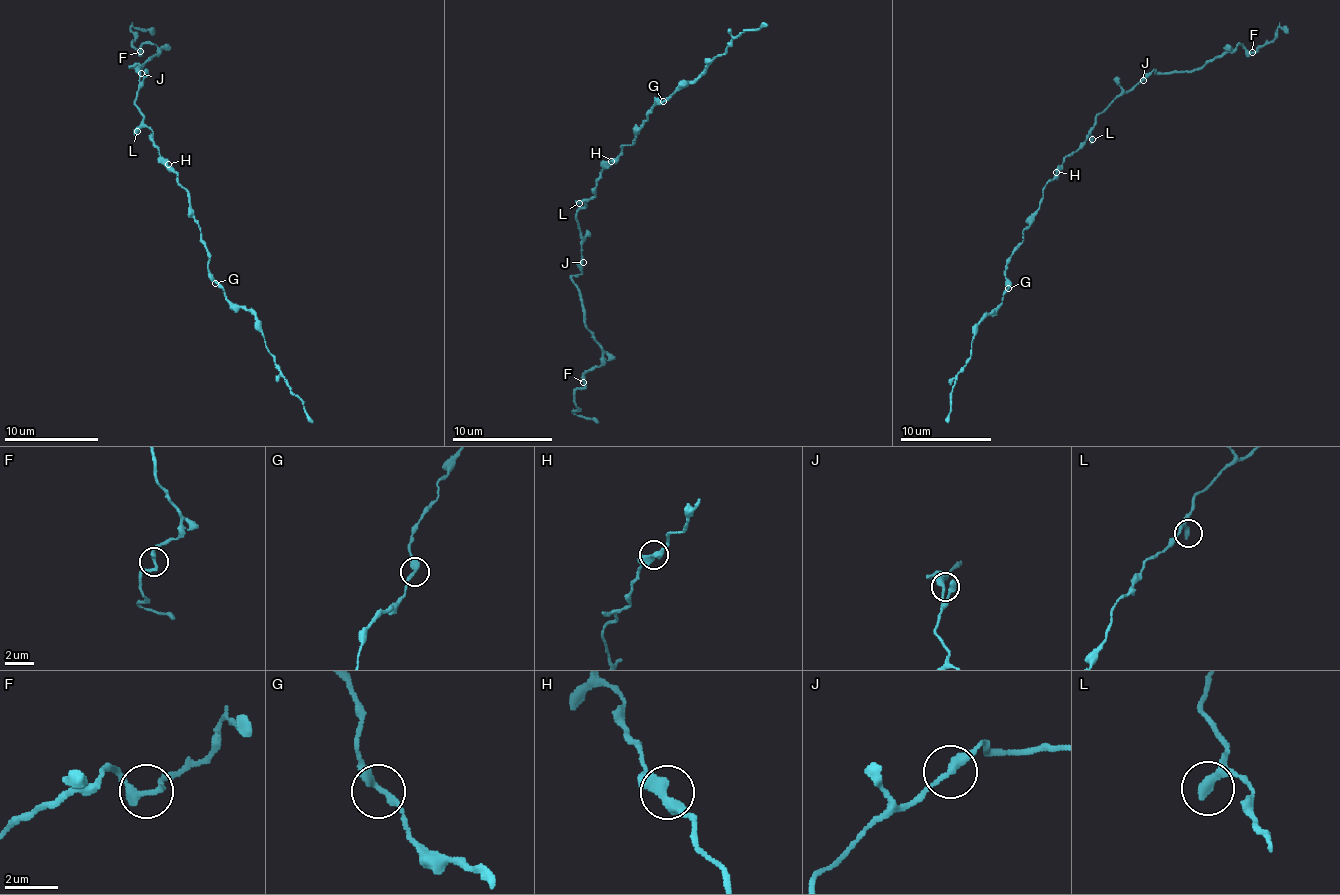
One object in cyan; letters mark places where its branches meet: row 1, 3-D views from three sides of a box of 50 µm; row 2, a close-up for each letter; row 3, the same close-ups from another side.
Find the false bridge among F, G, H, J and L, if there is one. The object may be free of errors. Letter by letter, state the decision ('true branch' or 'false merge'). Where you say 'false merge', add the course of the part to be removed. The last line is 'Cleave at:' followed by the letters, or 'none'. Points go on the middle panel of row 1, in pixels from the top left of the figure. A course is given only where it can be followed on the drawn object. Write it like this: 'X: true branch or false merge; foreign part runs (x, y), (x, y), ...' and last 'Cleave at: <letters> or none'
F: false merge; foreign part runs (583, 383), (575, 393), (577, 412), (597, 422)
G: true branch
H: true branch
J: true branch
L: true branch
Cleave at: F

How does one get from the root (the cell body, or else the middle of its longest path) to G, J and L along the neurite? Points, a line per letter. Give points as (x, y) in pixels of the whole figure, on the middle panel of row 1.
G: (609, 163), (624, 144), (634, 141), (640, 127), (652, 110), (655, 99), (663, 101)
J: (609, 163), (596, 182), (594, 195), (576, 215), (583, 262)
L: (609, 163), (596, 182), (594, 195), (579, 203)

